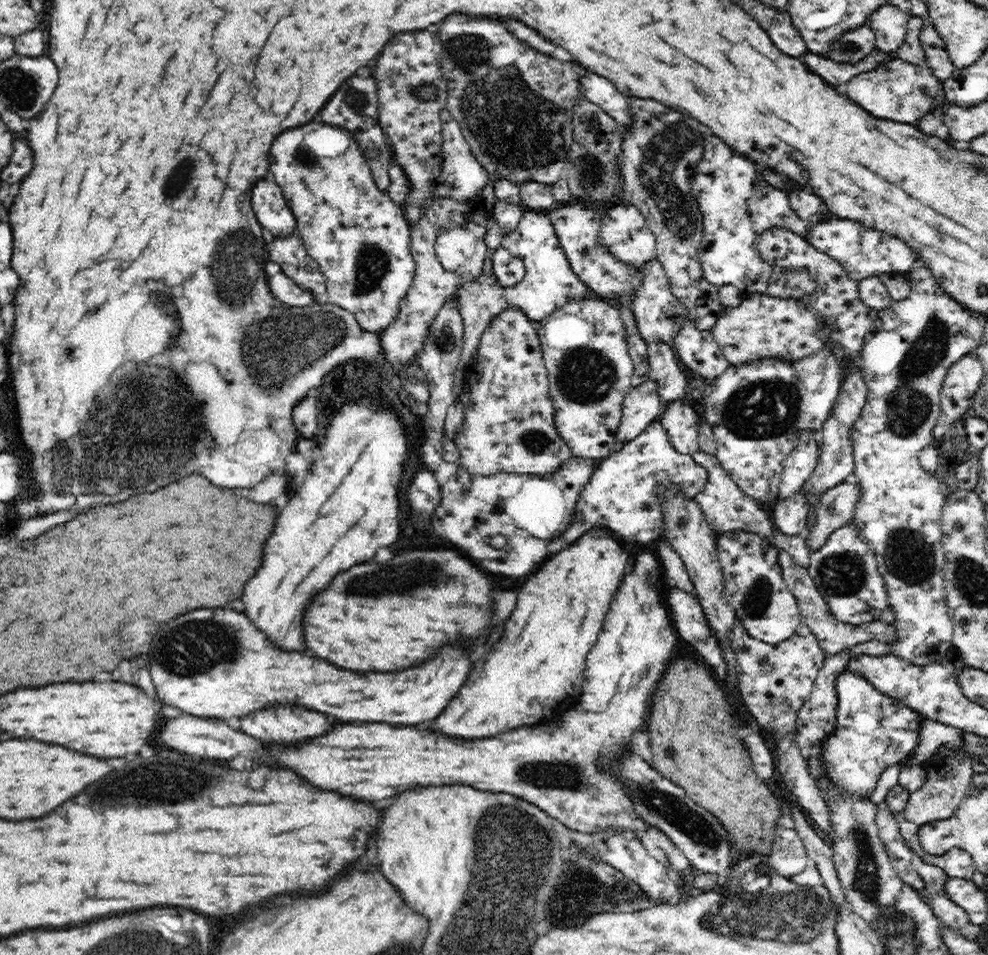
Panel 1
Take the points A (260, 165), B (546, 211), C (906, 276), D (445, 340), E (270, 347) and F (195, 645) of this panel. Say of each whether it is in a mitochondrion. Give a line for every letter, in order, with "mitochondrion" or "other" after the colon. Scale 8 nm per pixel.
A: other
B: other
C: other
D: mitochondrion
E: mitochondrion
F: mitochondrion

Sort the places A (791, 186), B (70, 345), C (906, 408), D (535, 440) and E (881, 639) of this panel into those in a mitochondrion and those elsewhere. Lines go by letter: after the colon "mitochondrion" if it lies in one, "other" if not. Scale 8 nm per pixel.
A: other
B: other
C: mitochondrion
D: mitochondrion
E: other

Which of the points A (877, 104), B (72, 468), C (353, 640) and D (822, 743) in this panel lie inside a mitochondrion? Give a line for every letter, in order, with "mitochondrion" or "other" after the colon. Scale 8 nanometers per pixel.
A: other
B: mitochondrion
C: other
D: other

